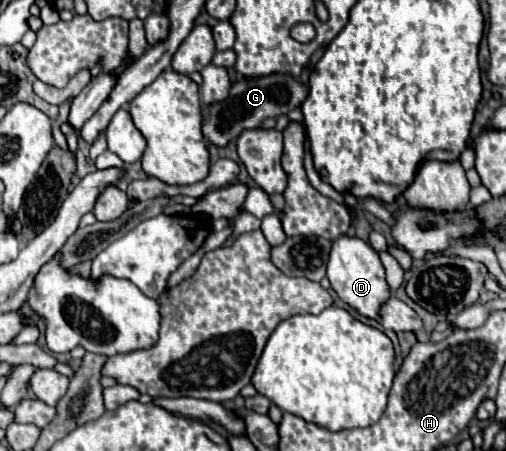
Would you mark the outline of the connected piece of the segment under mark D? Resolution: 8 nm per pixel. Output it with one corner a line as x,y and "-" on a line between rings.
343,235
333,241
331,259
327,265
327,277
329,277
335,293
351,309
355,309
359,315
363,315
367,319
377,319
377,309
381,309
381,305
385,305
385,301
389,301
389,297
391,297
391,289
385,279
385,267
381,263
377,251
371,249
365,241
361,241
357,237

